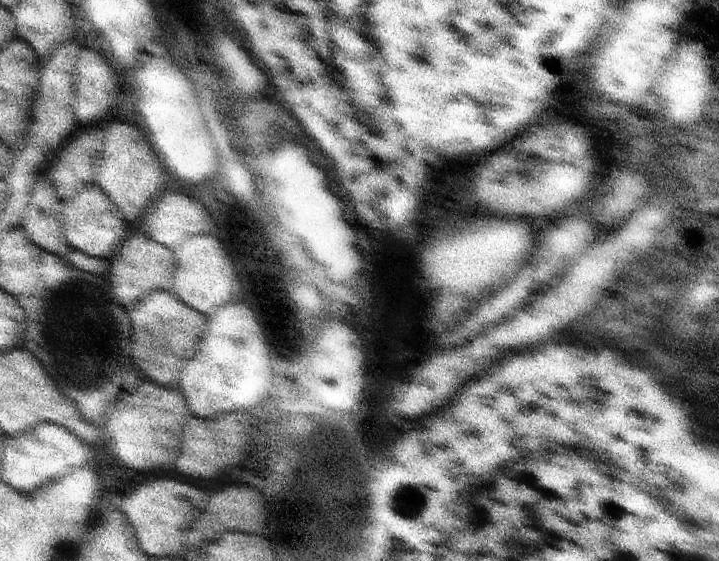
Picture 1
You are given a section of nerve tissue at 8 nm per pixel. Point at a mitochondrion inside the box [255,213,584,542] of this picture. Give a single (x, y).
(406, 501)

